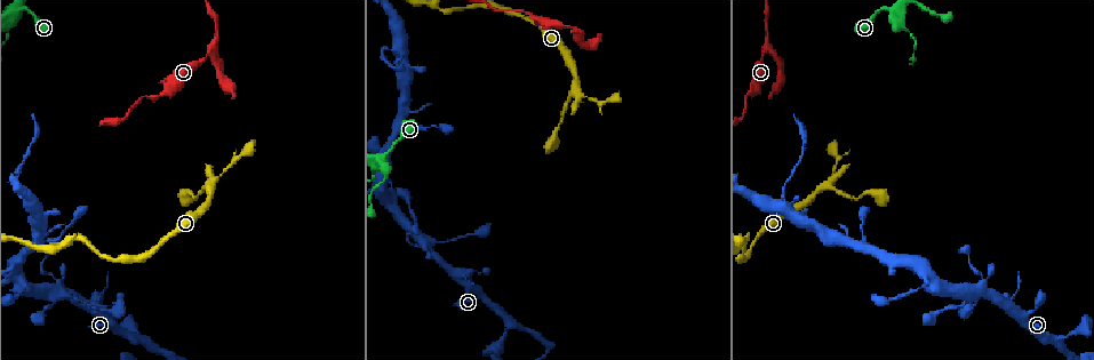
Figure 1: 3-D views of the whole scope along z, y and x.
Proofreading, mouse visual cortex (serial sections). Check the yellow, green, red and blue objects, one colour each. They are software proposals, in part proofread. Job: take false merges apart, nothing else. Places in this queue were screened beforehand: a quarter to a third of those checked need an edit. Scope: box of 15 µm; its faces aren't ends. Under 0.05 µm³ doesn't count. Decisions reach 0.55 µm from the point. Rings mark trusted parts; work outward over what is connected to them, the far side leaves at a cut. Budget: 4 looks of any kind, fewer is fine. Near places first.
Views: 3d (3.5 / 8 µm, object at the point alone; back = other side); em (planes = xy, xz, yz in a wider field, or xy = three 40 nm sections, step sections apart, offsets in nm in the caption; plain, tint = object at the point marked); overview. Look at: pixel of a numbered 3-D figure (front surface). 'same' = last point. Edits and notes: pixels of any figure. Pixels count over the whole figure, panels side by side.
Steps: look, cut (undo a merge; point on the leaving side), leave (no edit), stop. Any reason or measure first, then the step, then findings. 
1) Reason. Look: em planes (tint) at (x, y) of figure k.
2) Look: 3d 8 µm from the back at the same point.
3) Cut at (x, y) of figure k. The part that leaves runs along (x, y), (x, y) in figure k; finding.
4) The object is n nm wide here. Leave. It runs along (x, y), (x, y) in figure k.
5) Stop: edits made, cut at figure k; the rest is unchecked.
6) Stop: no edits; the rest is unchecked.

Look: 3d 3.5 µm at (211, 47) of figure 1.

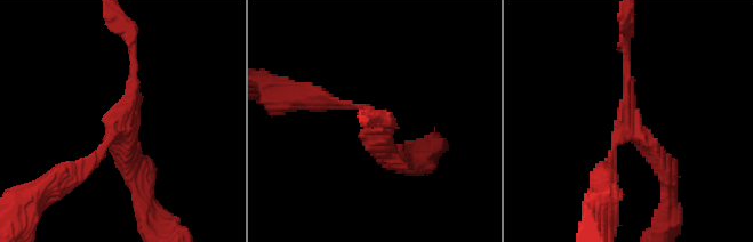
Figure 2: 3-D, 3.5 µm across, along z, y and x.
Now the EM. Look: em xy step 2 (tint) at (625, 126) of figure 2.

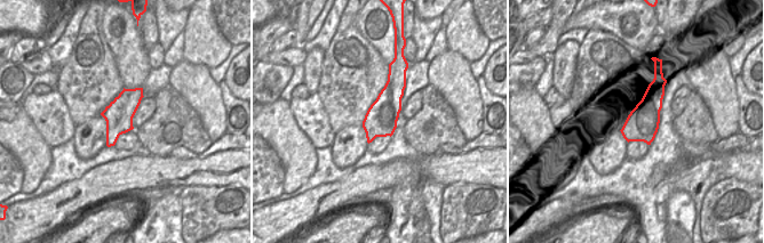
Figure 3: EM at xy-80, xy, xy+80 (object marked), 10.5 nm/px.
The arms are 150, 150, 250 nm wide. Leave. It runs along (319, 102), (358, 104), (393, 163) in figure 2; continuous, no second cell.

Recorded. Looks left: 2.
Thick turns thin. Look: 3d 8 µm at (381, 164) of figure 1.

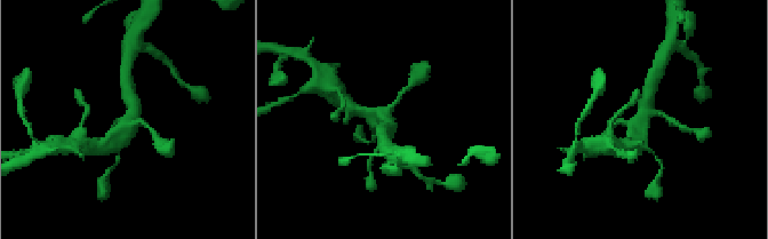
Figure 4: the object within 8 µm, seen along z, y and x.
Closer look. Look: 3d 3.5 µm at (129, 124) of figure 4.

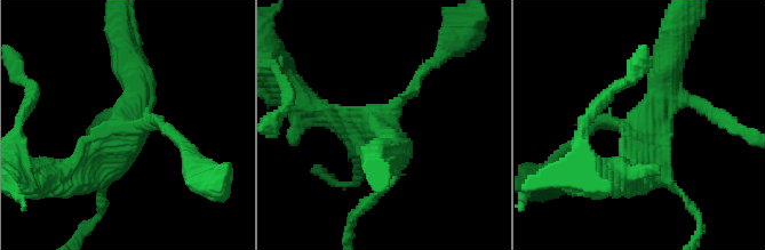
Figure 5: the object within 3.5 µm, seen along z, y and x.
Leave. It runs along (420, 72), (381, 119), (388, 183) in figure 5; one cell here.

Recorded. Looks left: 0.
Stop: no edits; the rest is unchecked.

